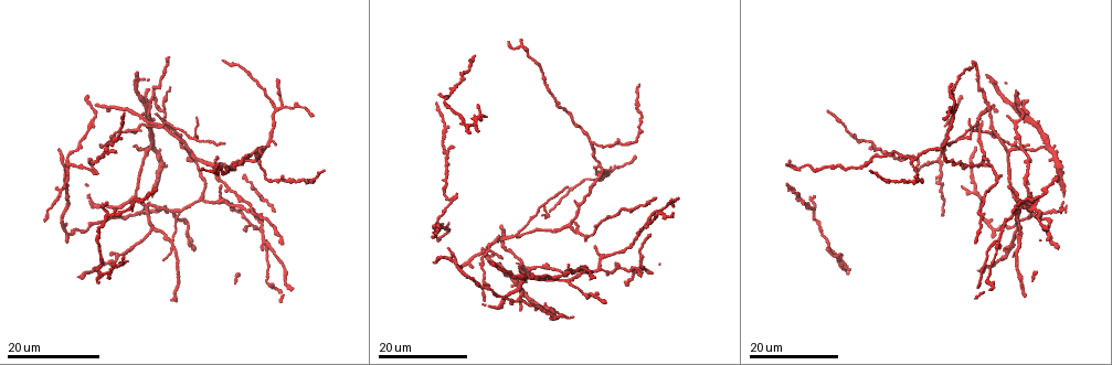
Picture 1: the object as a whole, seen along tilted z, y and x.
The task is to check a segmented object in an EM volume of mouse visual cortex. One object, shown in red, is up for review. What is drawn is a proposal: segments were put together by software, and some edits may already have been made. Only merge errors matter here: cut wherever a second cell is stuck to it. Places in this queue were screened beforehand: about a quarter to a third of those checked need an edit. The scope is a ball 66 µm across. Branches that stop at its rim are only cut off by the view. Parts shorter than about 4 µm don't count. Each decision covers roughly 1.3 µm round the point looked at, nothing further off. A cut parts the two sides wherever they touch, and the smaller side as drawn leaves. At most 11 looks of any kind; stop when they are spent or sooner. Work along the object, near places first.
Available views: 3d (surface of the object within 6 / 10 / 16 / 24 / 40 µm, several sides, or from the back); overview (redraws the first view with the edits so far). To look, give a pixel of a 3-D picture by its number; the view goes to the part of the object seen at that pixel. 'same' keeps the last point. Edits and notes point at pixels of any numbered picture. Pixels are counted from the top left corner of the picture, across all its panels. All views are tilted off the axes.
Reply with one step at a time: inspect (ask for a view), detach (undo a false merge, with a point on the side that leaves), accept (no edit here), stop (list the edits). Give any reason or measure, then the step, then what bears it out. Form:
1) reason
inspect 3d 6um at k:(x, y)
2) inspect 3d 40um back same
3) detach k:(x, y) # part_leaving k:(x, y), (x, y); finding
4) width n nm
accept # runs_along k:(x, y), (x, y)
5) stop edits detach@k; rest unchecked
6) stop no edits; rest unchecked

three-way junction
inspect 3d 16um at 1:(276, 108)

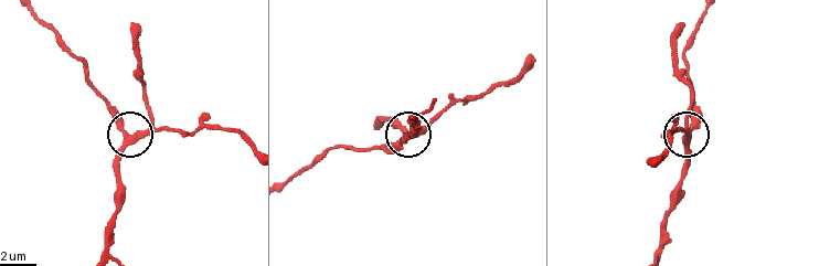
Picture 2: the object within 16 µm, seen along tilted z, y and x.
inspect 3d 10um at 2:(132, 138)

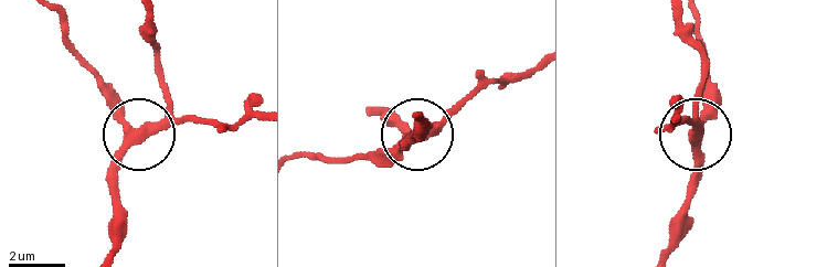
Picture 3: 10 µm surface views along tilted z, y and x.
arms 3
accept # all the same cell

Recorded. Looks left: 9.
branch point
inspect 3d 24um at 1:(145, 150)

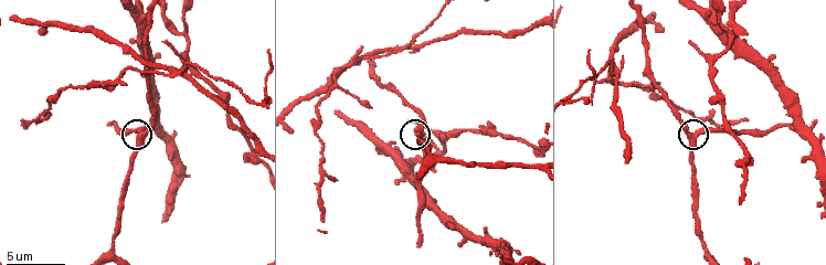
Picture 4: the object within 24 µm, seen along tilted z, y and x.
zoom in
inspect 3d 6um at 4:(141, 140)

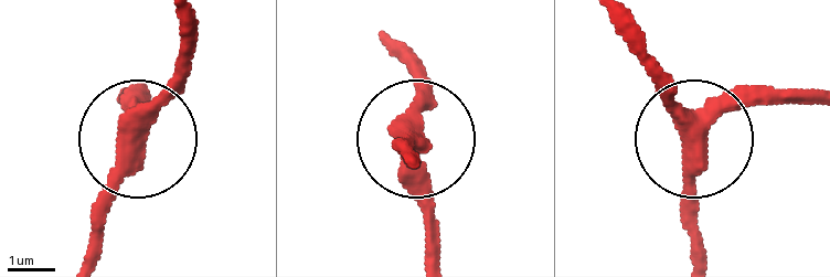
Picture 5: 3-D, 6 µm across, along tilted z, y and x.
accept # continuous, no second cell

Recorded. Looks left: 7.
arms part here
inspect 3d 16um at 1:(154, 228)

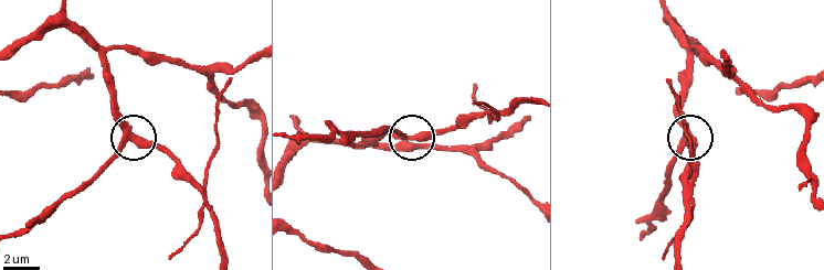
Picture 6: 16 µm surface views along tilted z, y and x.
inspect 3d 6um at 6:(129, 136)

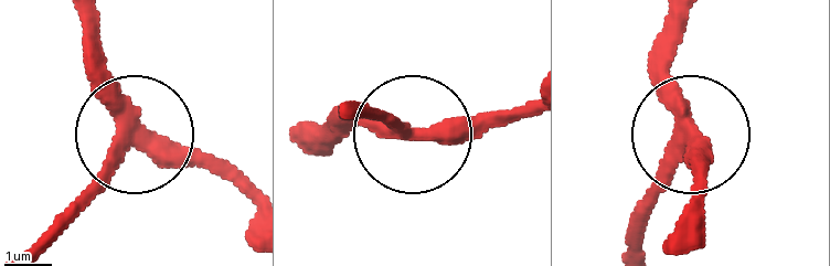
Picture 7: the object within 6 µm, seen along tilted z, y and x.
other side
inspect 3d 6um back at 7:(133, 141)

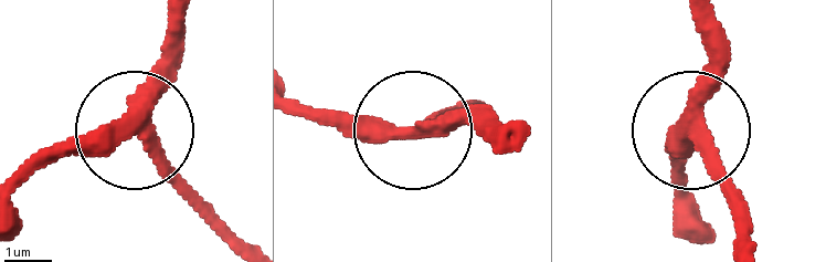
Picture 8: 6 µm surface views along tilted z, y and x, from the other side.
arms 3
accept # runs_along 8:(183, 17), (165, 87), (136, 130), (36, 154); one cell here

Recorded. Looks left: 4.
two arms in line, one across
inspect 3d 16um at 1:(171, 240)

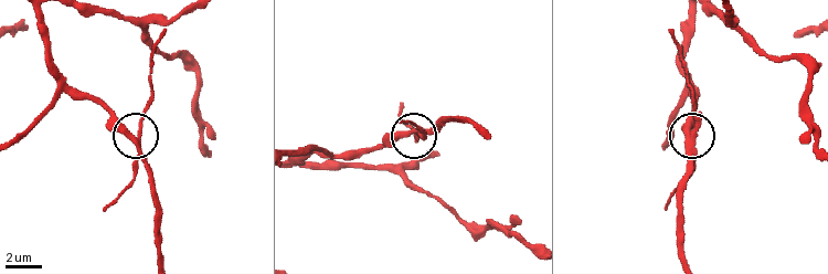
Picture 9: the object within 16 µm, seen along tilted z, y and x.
closer look
inspect 3d 10um at 9:(694, 135)

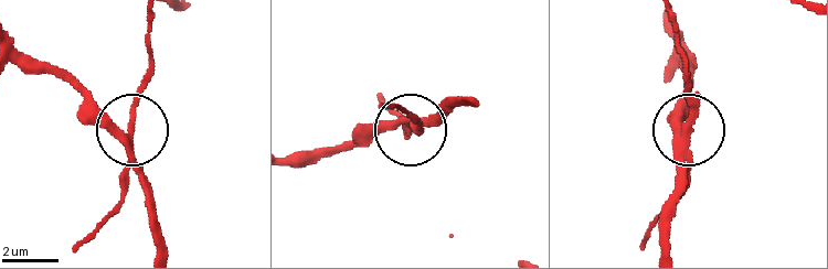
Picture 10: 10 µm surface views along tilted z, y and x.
inspect 3d 6um at 10:(688, 125)

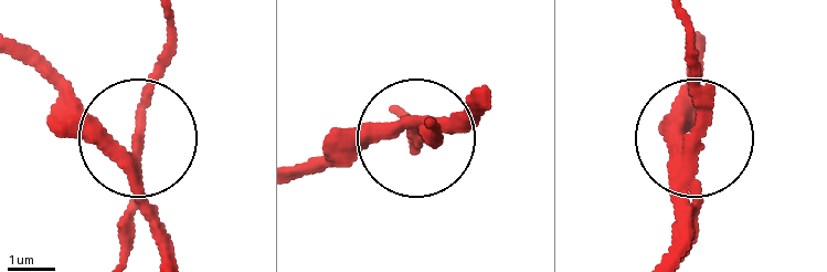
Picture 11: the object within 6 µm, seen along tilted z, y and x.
width 210 nm
detach 11:(126, 248) # part_leaving 11:(141, 169), (139, 114), (168, 19); a second cell is stuck on

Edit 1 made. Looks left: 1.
four-way junction
inspect 3d 10um at 4:(612, 70)

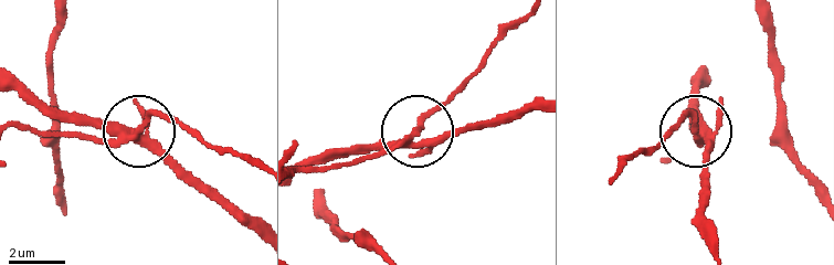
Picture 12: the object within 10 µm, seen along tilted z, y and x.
side_arm 18 um
detach 12:(159, 115) # part_leaving 12:(126, 141), (18, 127); two cells meet here

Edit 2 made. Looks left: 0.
stop edits detach@11, detach@12; rest unchecked

